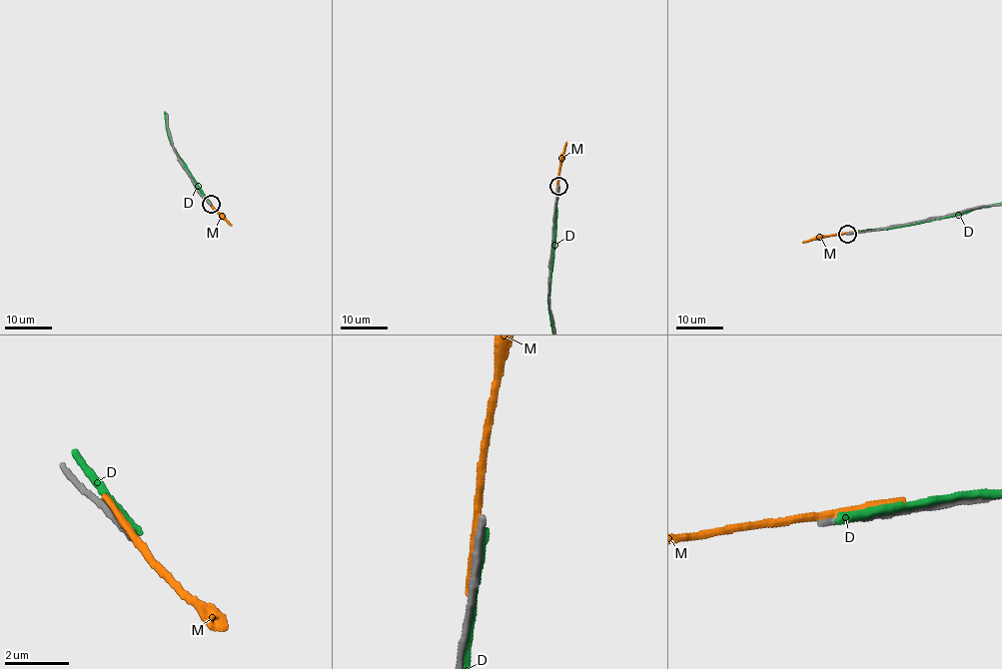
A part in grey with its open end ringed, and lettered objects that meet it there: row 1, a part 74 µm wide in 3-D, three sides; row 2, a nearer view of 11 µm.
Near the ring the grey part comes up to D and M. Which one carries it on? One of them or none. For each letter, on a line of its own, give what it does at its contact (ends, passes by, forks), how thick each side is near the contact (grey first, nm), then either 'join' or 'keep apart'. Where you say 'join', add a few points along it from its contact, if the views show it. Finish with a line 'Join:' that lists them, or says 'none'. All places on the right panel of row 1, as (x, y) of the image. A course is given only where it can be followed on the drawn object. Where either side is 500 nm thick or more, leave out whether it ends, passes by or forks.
D: it ends there; 240 nm thick on the grey side, 340 nm on the other; keep apart
M: it passes by; 340 nm thick on the grey side, 200 nm on the other; keep apart
Join: none

